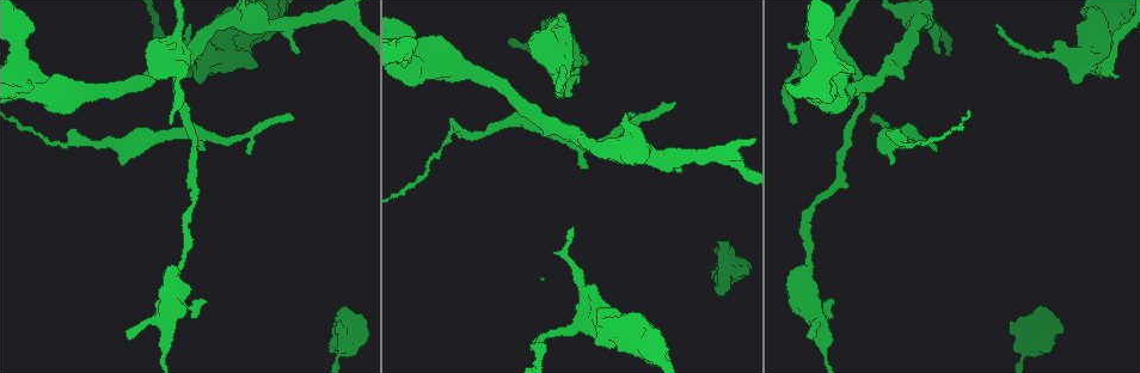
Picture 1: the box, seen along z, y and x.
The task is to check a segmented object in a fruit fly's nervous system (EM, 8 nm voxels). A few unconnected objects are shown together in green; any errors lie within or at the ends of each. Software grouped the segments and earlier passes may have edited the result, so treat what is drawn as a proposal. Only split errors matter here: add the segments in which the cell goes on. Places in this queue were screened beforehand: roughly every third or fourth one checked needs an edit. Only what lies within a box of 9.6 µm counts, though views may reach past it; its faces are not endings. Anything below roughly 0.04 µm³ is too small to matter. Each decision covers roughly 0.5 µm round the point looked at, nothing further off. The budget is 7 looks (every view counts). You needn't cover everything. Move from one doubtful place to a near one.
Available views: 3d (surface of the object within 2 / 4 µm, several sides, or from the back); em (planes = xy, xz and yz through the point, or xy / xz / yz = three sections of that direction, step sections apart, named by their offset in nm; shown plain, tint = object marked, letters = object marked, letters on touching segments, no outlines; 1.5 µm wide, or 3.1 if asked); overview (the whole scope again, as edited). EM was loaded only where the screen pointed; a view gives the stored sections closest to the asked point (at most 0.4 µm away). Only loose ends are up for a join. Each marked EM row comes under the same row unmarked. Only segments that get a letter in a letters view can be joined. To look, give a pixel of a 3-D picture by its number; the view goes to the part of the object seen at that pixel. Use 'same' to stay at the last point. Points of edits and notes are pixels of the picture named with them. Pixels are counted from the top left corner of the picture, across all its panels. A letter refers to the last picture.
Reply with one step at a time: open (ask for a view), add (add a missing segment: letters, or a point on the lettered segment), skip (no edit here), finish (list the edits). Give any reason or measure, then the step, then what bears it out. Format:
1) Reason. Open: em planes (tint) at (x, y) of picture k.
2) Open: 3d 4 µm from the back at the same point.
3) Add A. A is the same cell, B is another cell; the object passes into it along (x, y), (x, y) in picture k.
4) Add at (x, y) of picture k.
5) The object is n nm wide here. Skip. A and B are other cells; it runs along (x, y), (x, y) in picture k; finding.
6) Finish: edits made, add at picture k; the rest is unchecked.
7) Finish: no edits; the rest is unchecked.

Branch stops here. Open: em planes (letters) at (806, 335) of picture 1.

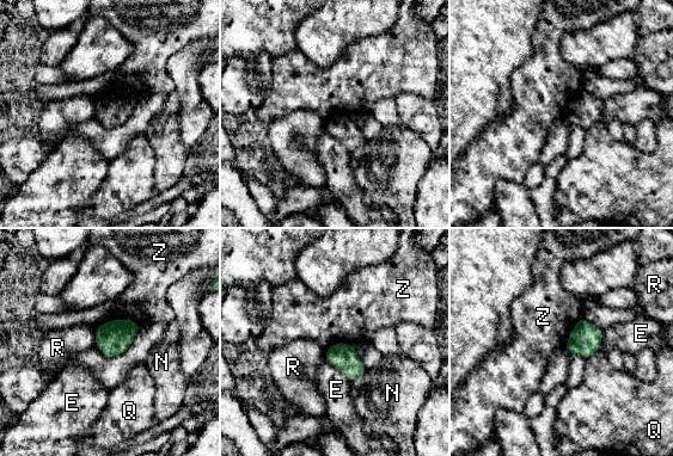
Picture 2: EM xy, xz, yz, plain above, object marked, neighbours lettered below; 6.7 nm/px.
Skip. E, N, Q, R and Z are other cells; none of them fits.

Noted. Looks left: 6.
Tapers out. Open: em planes (letters) at (250, 153) of picture 1.

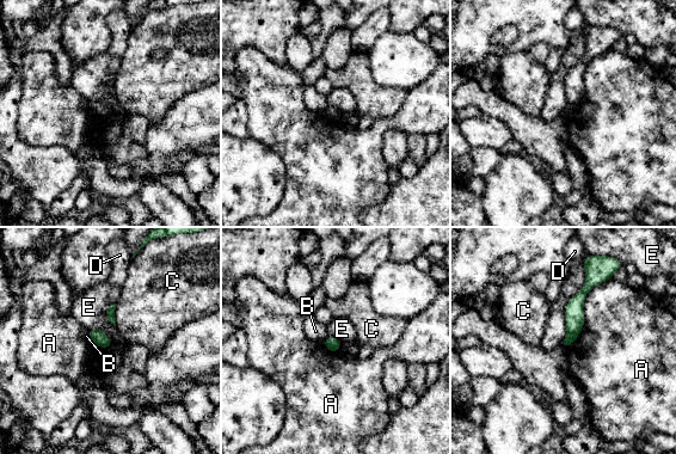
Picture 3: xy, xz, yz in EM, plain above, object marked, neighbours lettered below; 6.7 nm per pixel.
The object is 90 nm wide here. Skip. A, B, C, D and E are other cells; no lettered segment goes on from it.

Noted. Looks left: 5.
An open end. Open: em yz step 4 (tint) at (1011, 322) of picture 1.

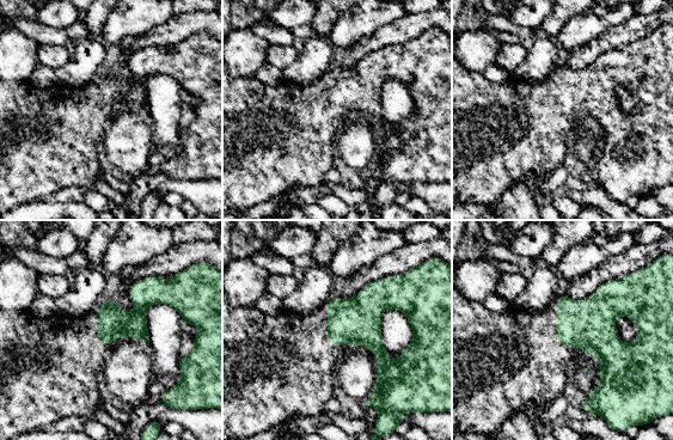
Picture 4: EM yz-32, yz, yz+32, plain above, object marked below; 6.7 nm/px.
Open: em planes (letters) at the same point.

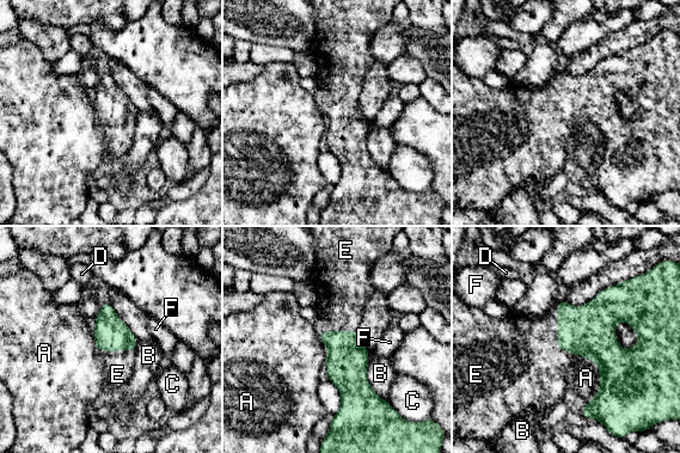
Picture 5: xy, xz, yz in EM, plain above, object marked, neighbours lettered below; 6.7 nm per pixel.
Add E. E is the same cell, A, B, C, D and F are other cells; the cell continues.

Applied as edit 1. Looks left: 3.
Finish: edits made, add at picture 5; the rest is unchecked.

